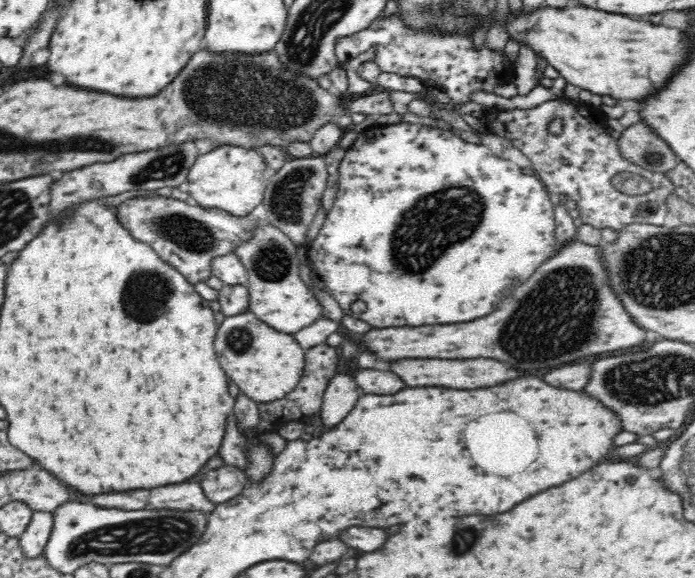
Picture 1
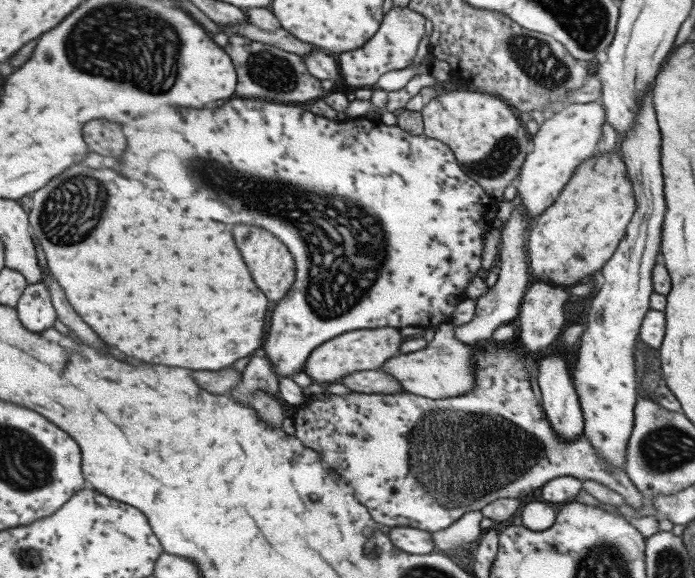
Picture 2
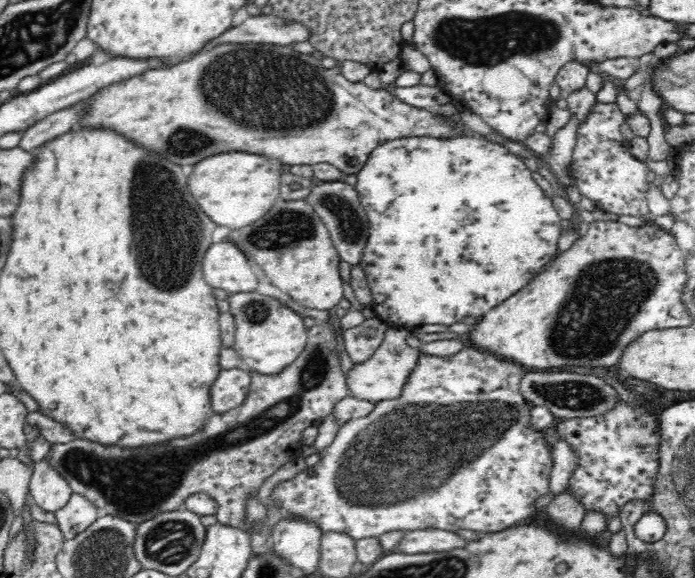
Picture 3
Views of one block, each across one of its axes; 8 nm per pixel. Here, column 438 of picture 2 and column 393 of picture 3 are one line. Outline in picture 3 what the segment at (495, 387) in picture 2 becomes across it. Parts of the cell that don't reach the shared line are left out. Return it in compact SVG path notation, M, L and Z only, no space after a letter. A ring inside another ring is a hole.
M470 344L464 346L458 354L448 356L448 358L420 354L417 360L418 364L414 366L414 372L409 375L401 396L393 400L380 400L375 404L371 414L341 426L334 442L319 454L320 461L314 468L307 467L291 480L280 481L278 486L273 488L271 496L275 503L280 503L286 517L305 518L315 522L324 533L328 531L346 533L358 540L377 537L390 530L413 531L429 528L456 533L458 530L476 530L476 532L488 534L503 531L512 524L533 516L534 500L549 493L552 459L550 459L550 449L546 448L546 444L542 442L540 432L534 433L528 427L531 407L521 396L519 386L519 381L528 371L520 364L506 358L498 358L498 355L494 353Z

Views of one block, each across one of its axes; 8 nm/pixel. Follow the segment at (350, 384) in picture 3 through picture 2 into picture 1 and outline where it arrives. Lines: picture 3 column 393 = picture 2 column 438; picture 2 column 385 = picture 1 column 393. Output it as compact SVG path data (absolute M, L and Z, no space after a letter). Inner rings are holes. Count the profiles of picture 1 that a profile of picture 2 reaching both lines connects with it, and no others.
M396 360L394 364L390 364L390 370L402 378L402 382L408 388L416 388L416 386L444 386L444 388L462 388L462 390L470 390L470 388L488 388L494 384L500 384L504 380L512 380L516 376L520 376L518 370L506 368L504 364L496 362L496 360Z

